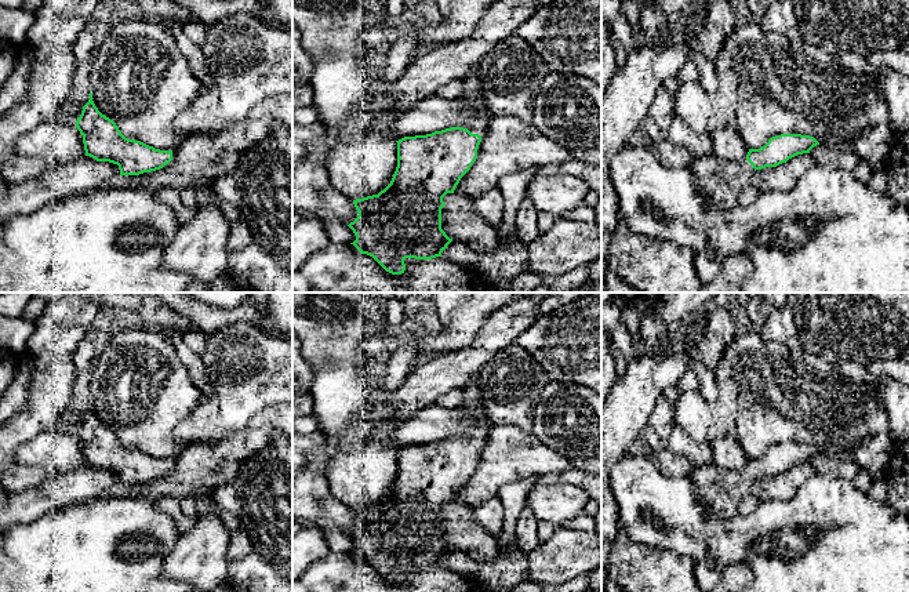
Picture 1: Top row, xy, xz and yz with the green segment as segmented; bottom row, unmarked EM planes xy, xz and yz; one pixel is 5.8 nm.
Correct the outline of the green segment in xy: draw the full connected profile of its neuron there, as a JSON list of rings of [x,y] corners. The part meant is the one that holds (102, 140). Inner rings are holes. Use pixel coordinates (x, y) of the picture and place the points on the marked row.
[[[91,91],[88,102],[83,106],[81,115],[77,117],[76,127],[83,135],[86,156],[97,161],[117,164],[120,175],[139,175],[156,171],[172,160],[172,150],[154,149],[141,141],[126,138],[116,123],[98,110],[92,101]]]

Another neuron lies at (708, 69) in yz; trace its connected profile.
[[[701,55],[695,57],[697,61],[697,66],[699,70],[699,83],[702,84],[702,87],[709,91],[709,92],[715,92],[719,87],[719,77],[717,77],[717,65],[719,61],[715,59],[706,59]]]

